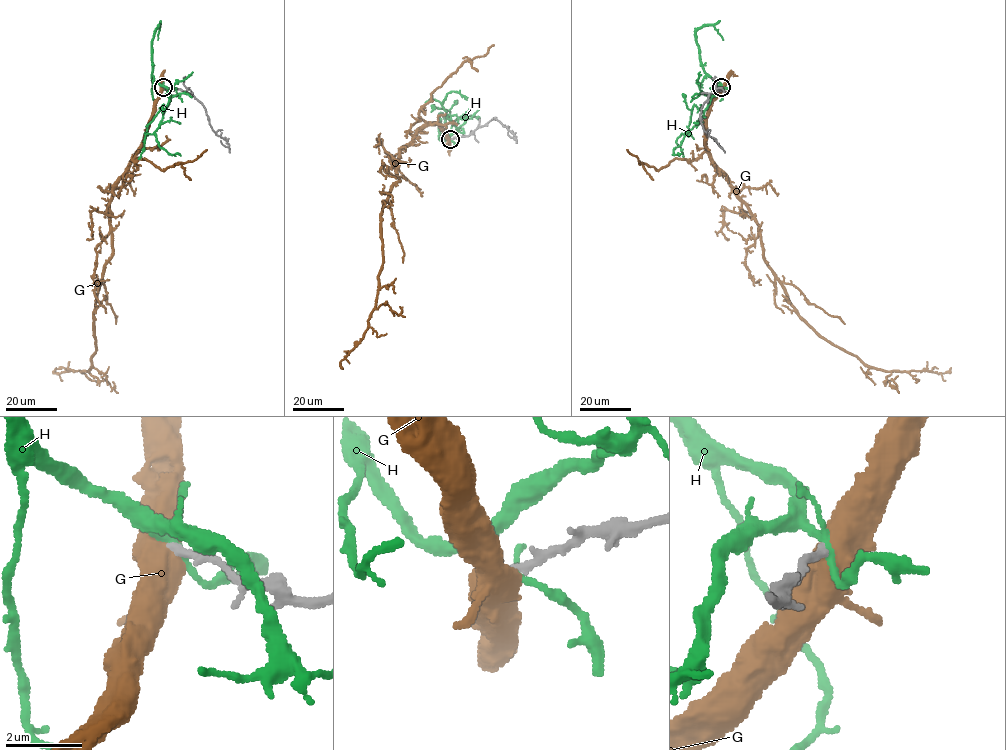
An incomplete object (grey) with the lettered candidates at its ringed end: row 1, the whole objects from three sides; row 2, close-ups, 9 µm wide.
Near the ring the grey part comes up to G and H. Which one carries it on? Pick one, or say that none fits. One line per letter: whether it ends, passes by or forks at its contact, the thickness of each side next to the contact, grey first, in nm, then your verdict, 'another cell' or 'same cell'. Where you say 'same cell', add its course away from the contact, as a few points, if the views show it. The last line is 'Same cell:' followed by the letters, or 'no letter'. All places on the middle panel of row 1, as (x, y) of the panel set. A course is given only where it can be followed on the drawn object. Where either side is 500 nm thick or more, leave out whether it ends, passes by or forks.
G: 260 nm thick on the grey side, 800 nm on the other; another cell
H: it forks there; 260 nm thick on the grey side, 150 nm on the other; another cell
Same cell: no letter

